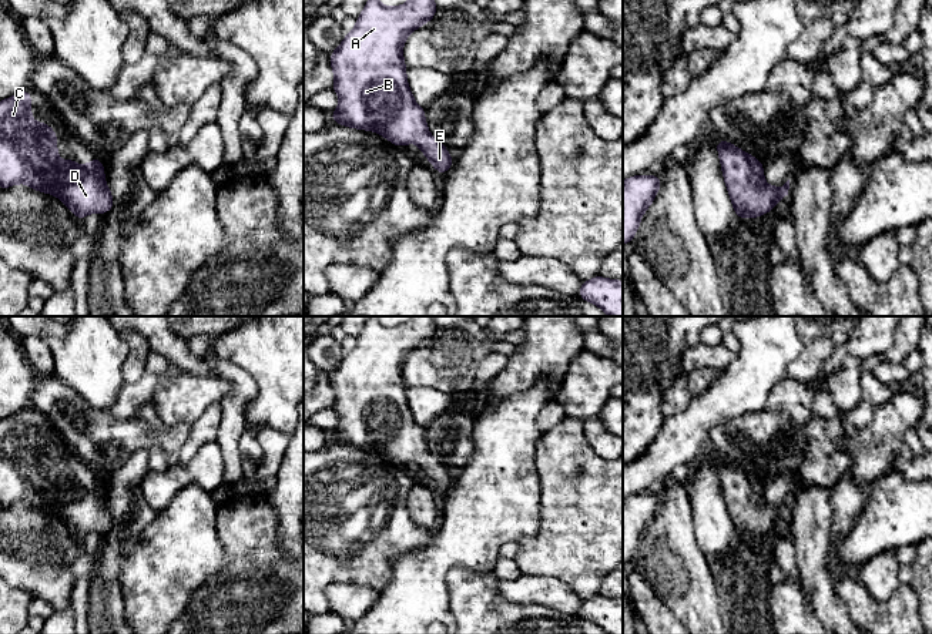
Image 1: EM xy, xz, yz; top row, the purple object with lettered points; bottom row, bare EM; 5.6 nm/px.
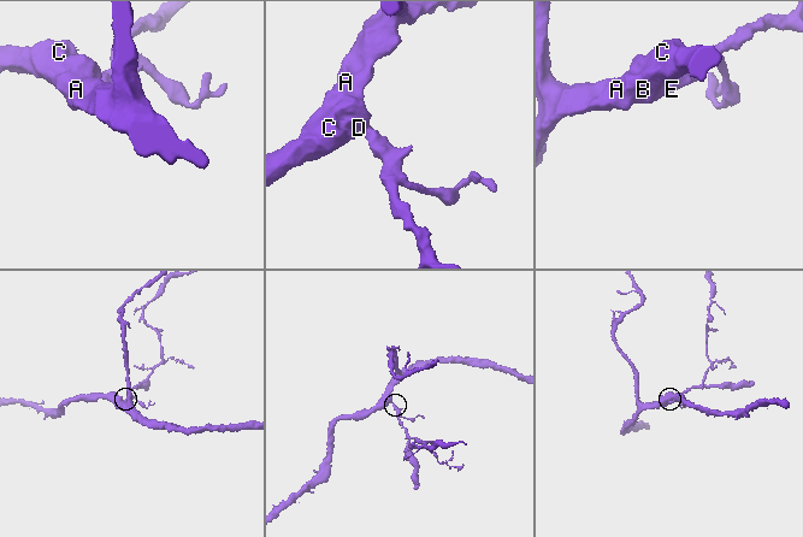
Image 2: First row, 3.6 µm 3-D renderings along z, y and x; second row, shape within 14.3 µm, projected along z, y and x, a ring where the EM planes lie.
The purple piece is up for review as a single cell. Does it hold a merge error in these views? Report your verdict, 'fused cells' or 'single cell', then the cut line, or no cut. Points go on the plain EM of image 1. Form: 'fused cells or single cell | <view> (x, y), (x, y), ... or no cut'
single cell | no cut

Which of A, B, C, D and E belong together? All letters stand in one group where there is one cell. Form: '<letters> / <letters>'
A B C D E

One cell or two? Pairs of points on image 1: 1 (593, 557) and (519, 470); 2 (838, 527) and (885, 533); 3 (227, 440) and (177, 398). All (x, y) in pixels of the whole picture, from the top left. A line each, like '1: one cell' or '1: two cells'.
1: two cells
2: two cells
3: two cells

